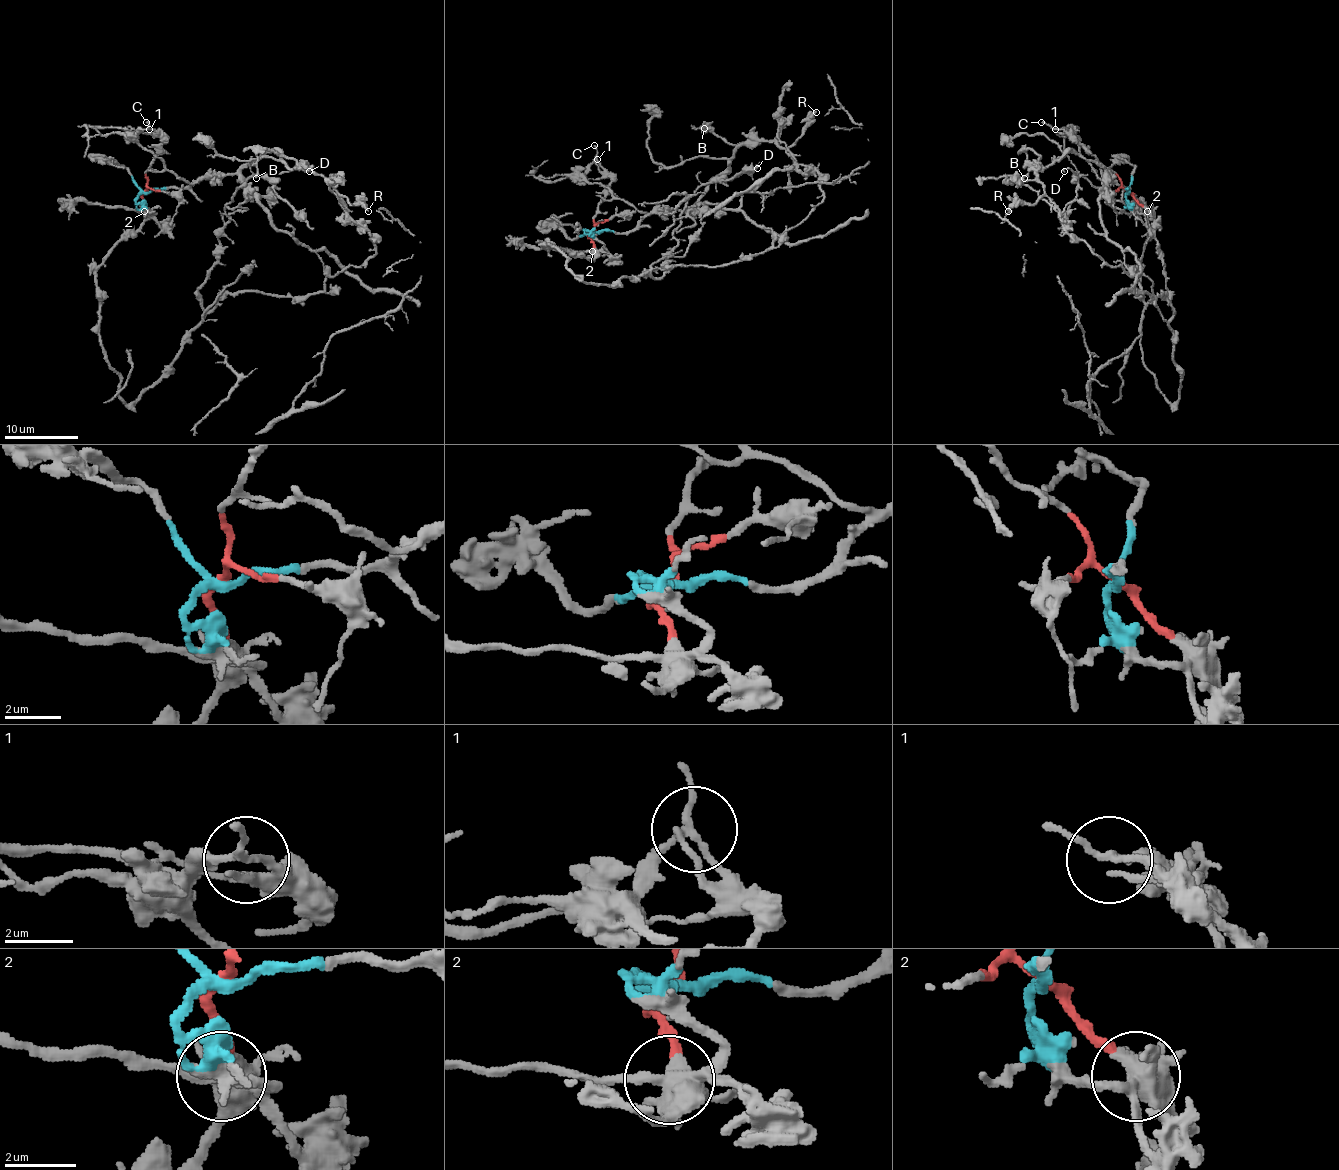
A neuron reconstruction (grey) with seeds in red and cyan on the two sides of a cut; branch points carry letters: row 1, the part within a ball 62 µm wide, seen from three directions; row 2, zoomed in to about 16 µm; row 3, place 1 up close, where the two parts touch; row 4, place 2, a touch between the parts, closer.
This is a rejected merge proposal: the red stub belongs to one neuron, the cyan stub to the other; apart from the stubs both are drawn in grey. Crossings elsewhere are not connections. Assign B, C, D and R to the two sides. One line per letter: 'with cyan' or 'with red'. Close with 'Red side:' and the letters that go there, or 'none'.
B: with cyan
C: with red
D: with red
R: with cyan
Red side: C, D

